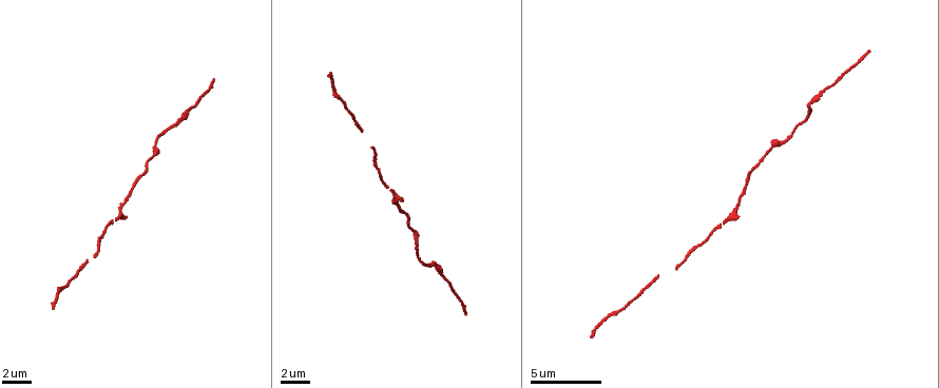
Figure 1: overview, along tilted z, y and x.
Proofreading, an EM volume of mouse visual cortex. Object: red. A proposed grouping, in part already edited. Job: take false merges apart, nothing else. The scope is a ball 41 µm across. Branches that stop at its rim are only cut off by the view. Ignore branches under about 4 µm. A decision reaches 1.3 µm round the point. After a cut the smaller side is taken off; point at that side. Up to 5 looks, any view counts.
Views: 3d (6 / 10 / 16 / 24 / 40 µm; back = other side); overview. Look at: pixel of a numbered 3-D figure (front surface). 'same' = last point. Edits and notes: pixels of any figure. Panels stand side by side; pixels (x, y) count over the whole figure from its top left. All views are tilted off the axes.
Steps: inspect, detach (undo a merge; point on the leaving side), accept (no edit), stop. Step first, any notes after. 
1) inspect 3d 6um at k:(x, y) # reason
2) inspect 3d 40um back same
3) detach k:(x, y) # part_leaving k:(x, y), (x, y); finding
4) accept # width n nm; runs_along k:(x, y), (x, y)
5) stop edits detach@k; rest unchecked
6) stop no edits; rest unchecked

inspect 3d 6um at 1:(808, 113) # sudden change in width

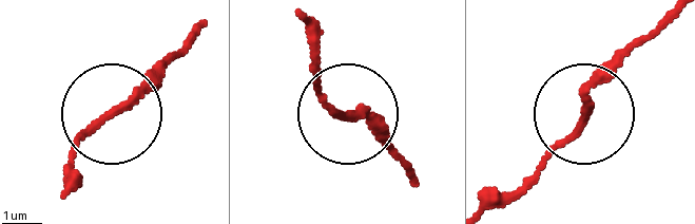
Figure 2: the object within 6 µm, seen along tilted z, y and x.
inspect 3d 6um back at 2:(347, 116)

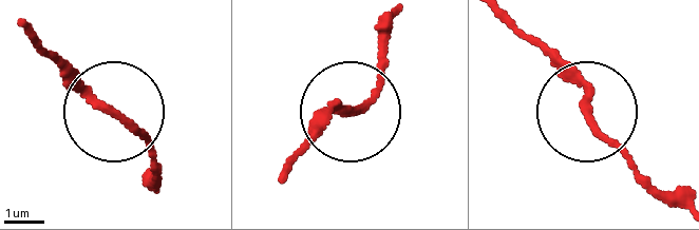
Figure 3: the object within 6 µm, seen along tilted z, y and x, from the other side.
accept # width 180 nm; continuous, no second neuron

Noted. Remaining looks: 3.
inspect 3d 16um at 1:(146, 163) # sudden change in width

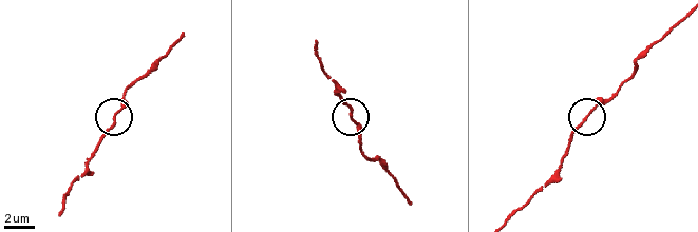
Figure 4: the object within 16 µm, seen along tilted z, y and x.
accept # one neuron here

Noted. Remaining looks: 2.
inspect 3d 16um at 1:(387, 187) # sudden change in width

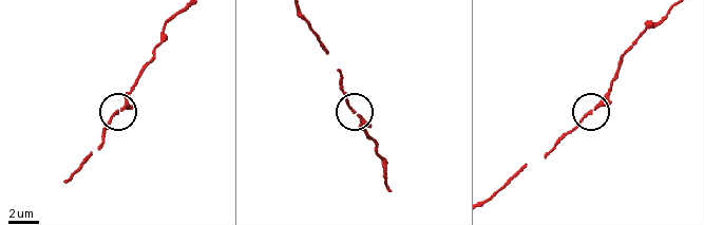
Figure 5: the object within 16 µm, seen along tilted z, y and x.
inspect 3d 16um back at 5:(588, 114) # from behind

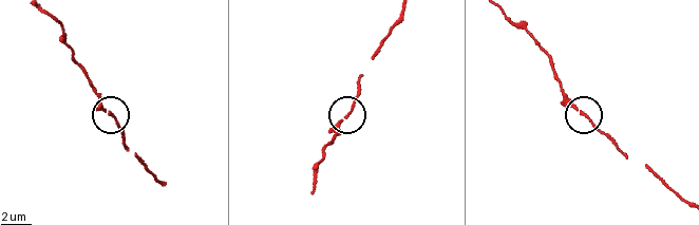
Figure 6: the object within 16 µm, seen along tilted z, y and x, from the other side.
accept # runs_along 6:(334, 135), (360, 91); all the same neuron

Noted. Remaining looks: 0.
stop no edits; rest unchecked

